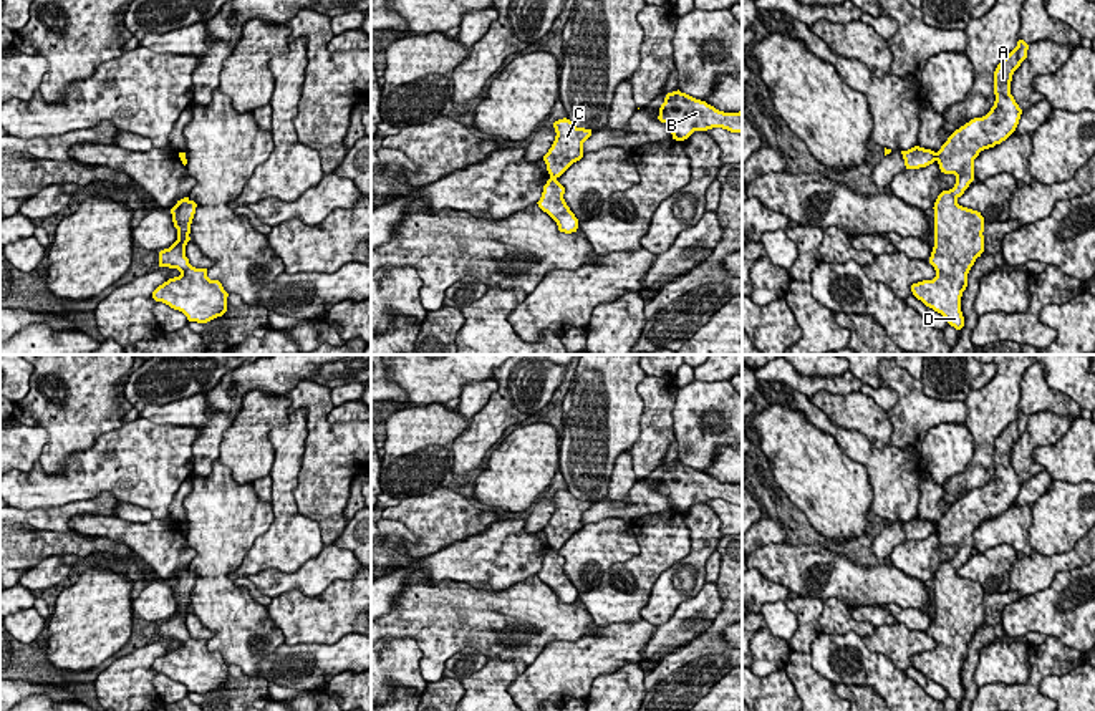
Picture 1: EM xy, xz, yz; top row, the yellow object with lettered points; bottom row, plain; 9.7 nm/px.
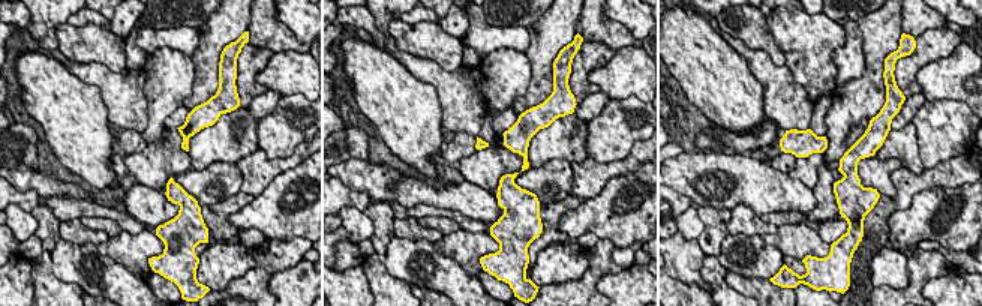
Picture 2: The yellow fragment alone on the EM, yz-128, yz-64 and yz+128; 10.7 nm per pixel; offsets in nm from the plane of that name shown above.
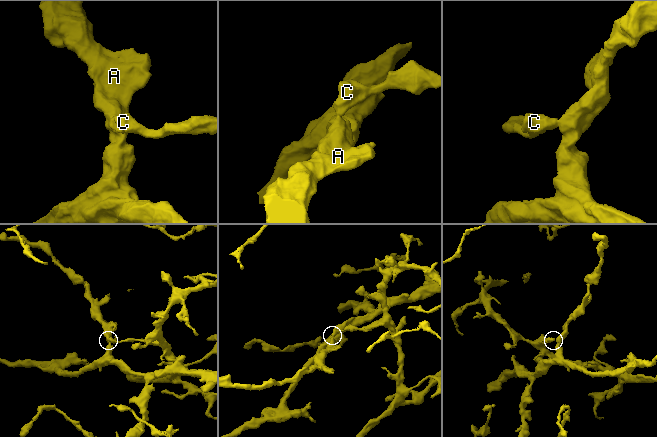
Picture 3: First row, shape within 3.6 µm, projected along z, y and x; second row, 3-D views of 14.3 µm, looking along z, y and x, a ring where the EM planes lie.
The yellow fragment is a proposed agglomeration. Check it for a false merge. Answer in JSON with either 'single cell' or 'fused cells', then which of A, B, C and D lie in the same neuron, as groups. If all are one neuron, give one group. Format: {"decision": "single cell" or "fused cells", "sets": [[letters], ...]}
{"decision": "fused cells", "sets": [["A", "D"], ["B", "C"]]}

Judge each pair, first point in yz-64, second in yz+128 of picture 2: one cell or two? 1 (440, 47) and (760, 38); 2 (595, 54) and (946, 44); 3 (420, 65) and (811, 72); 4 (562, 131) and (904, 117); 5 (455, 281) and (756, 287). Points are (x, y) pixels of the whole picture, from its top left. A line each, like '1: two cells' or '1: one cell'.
1: one cell
2: one cell
3: two cells
4: two cells
5: two cells

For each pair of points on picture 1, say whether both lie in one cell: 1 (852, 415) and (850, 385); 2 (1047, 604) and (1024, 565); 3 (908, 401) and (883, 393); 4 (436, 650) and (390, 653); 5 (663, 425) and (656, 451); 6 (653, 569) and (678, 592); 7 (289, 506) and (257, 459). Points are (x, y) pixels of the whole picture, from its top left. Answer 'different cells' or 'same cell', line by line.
1: different cells
2: different cells
3: different cells
4: different cells
5: same cell
6: different cells
7: different cells

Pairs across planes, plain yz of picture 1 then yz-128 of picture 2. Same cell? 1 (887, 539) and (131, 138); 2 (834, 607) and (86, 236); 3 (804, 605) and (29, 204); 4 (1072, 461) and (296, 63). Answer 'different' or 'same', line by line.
1: same
2: same
3: different
4: same

